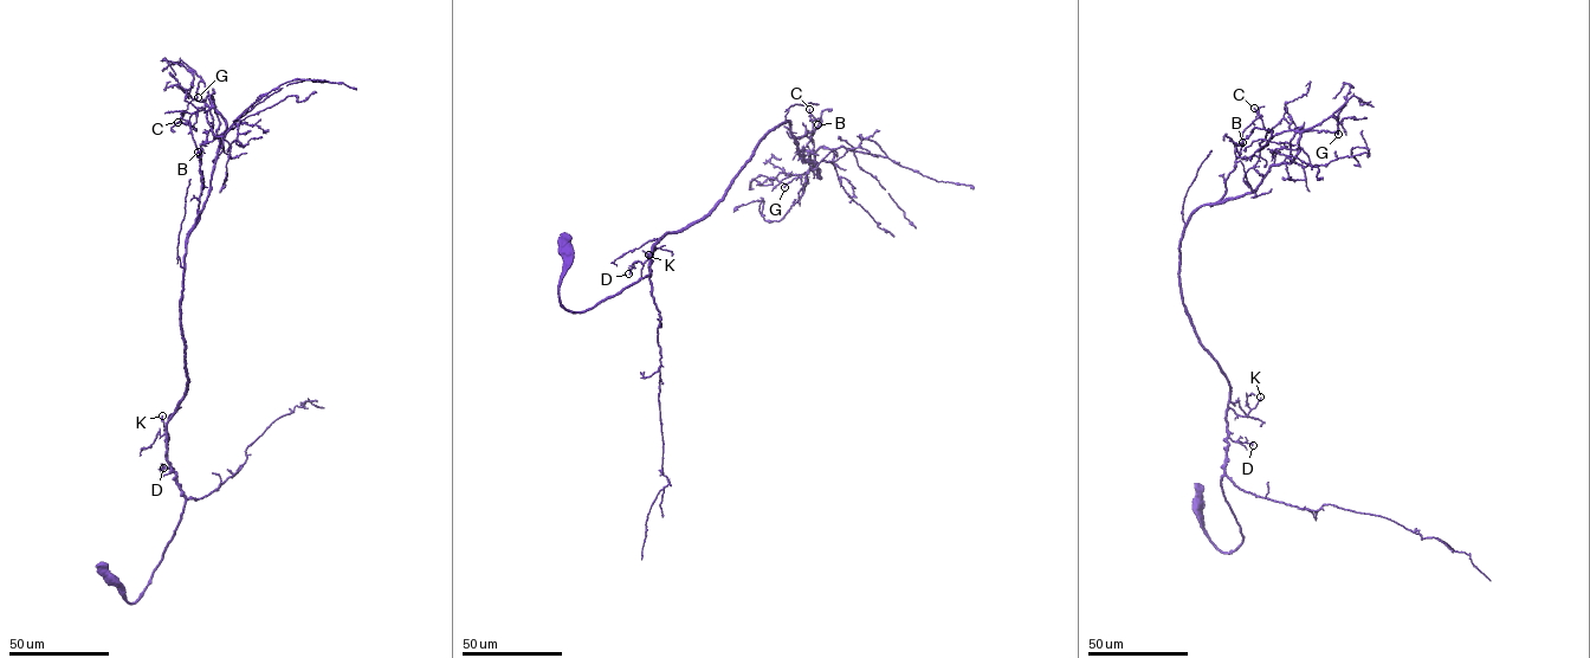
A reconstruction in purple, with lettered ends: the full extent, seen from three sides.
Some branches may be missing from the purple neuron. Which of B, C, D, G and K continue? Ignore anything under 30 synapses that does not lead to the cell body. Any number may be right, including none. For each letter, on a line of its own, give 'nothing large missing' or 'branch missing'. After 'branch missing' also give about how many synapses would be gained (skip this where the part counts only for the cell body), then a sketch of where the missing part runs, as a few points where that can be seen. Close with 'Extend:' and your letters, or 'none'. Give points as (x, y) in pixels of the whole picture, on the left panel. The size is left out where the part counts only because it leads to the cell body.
B: nothing large missing
C: branch missing; 30 synapses; course (178, 122), (163, 117), (157, 108), (163, 100), (152, 73), (156, 70)
D: nothing large missing
G: branch missing; 35 synapses; course (198, 97), (198, 104), (187, 117), (191, 121)
K: nothing large missing
Extend: C, G

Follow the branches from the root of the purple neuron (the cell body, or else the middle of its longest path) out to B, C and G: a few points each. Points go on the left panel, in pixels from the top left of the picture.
B: (112, 579), (134, 602), (183, 509), (166, 424), (188, 381), (180, 303), (202, 186), (198, 152)
C: (112, 579), (134, 602), (183, 509), (166, 424), (188, 381), (183, 260), (226, 127), (214, 108), (178, 122)
G: (112, 579), (134, 602), (183, 509), (166, 424), (188, 381), (183, 260), (226, 128), (202, 81), (198, 97)

